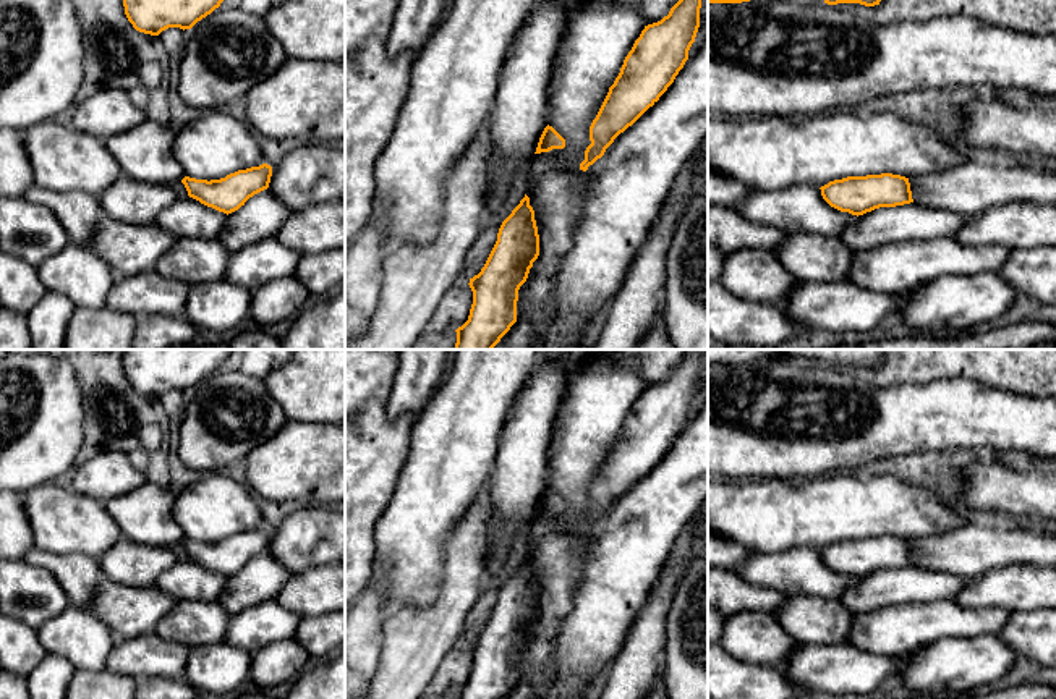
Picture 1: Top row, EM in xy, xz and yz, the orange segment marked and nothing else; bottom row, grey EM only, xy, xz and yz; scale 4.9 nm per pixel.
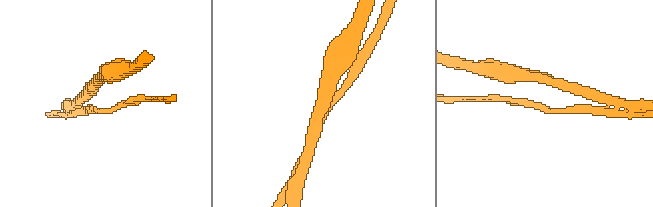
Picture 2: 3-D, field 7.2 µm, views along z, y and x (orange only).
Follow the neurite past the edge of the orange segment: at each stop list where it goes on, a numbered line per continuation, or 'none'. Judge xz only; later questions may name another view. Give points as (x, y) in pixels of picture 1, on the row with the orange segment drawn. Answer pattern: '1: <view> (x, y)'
none

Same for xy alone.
none

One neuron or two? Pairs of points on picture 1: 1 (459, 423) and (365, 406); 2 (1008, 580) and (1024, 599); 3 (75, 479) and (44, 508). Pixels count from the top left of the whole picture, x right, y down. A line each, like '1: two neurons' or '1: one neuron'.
1: two neurons
2: one neuron
3: two neurons

